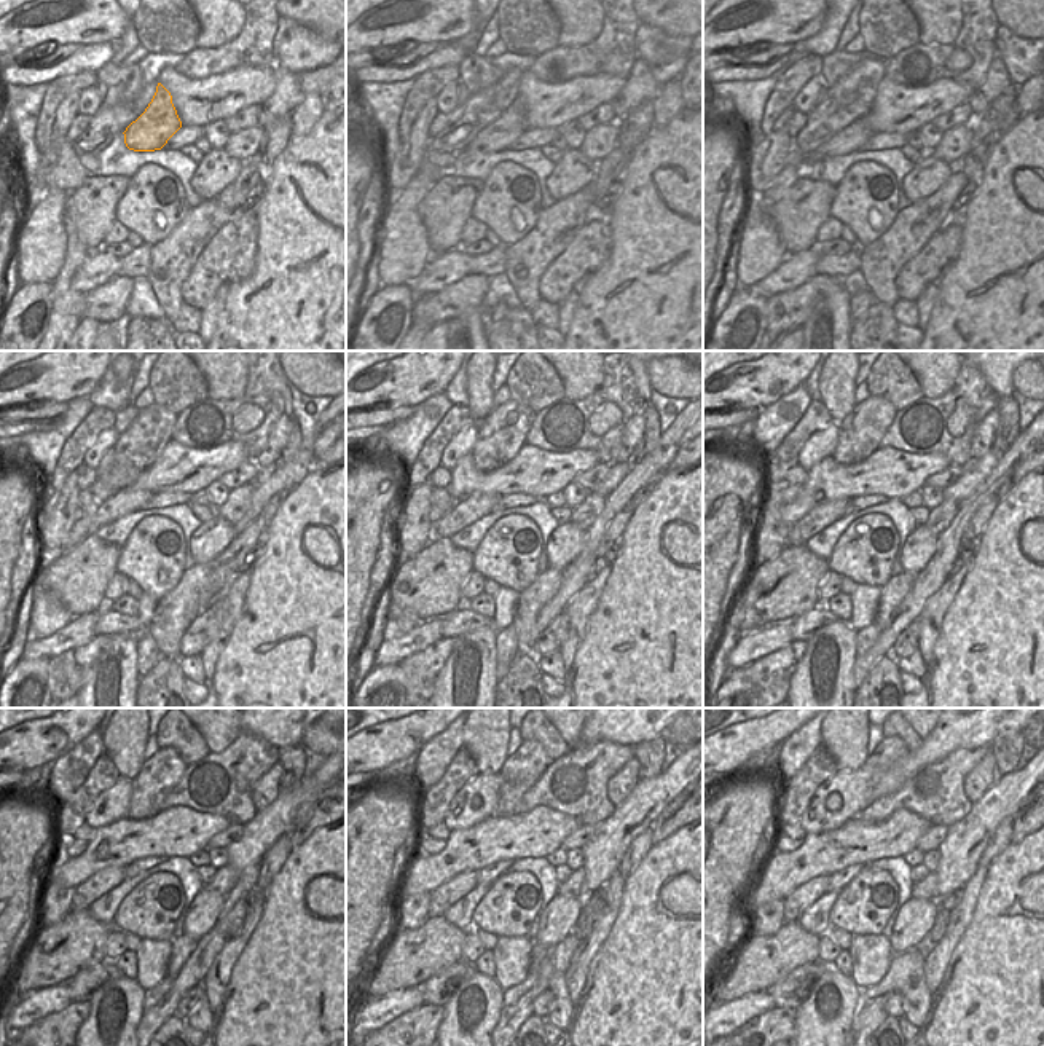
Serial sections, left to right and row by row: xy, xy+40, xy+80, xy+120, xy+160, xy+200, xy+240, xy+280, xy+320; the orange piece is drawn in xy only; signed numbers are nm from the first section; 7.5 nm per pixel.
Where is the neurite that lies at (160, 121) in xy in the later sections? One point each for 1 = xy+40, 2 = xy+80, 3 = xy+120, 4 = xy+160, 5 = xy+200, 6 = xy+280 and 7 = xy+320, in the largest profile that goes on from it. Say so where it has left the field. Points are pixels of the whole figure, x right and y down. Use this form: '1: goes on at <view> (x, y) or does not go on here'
1: goes on at xy+40 (498, 136)
2: goes on at xy+80 (850, 139)
3: goes on at xy+120 (129, 499)
4: goes on at xy+160 (463, 514)
5: goes on at xy+200 (823, 515)
6: goes on at xy+280 (442, 898)
7: goes on at xy+320 (807, 893)

